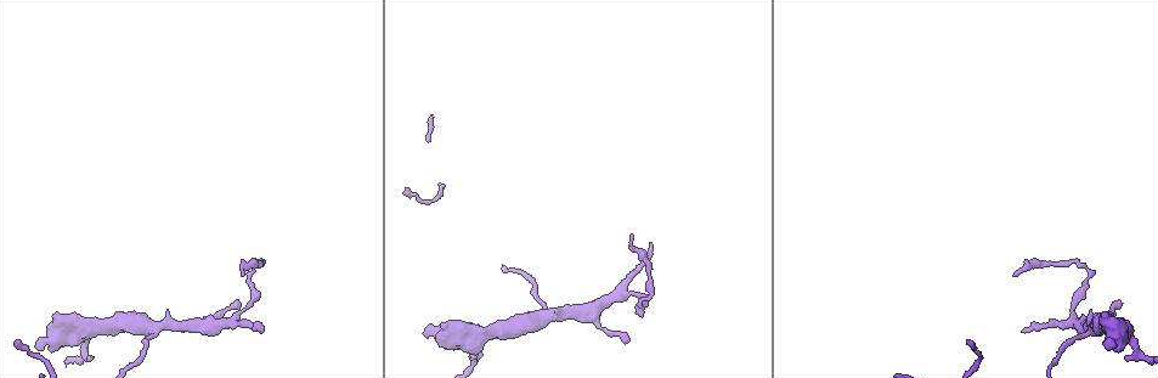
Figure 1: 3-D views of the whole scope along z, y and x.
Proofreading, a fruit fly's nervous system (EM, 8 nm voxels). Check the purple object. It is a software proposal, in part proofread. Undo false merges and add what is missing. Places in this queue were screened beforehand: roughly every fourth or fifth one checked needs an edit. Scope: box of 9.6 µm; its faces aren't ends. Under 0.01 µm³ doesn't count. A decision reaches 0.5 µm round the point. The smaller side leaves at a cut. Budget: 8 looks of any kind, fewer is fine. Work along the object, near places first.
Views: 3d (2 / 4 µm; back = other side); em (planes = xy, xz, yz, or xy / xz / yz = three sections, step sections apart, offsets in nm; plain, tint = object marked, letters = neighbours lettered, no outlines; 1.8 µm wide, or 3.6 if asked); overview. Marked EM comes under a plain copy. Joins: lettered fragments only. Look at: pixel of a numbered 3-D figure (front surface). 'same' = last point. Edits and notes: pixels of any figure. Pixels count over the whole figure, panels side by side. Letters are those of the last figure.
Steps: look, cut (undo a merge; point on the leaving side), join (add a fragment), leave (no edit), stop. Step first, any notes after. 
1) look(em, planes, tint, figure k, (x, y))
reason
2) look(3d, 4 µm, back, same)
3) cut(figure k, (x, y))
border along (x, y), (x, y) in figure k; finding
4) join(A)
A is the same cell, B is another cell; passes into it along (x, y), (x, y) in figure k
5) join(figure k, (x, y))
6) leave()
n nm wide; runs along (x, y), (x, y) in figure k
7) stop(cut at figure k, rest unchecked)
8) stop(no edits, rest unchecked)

look(3d, 4 µm, figure 1, (1118, 300))
tapers out

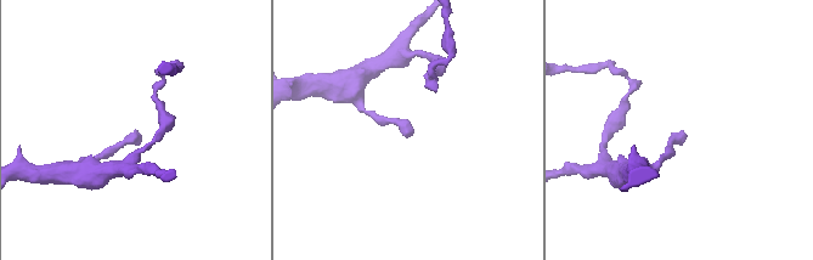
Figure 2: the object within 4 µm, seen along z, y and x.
look(em, xy, step 8, tint, figure 2, (405, 136))
need the tissue

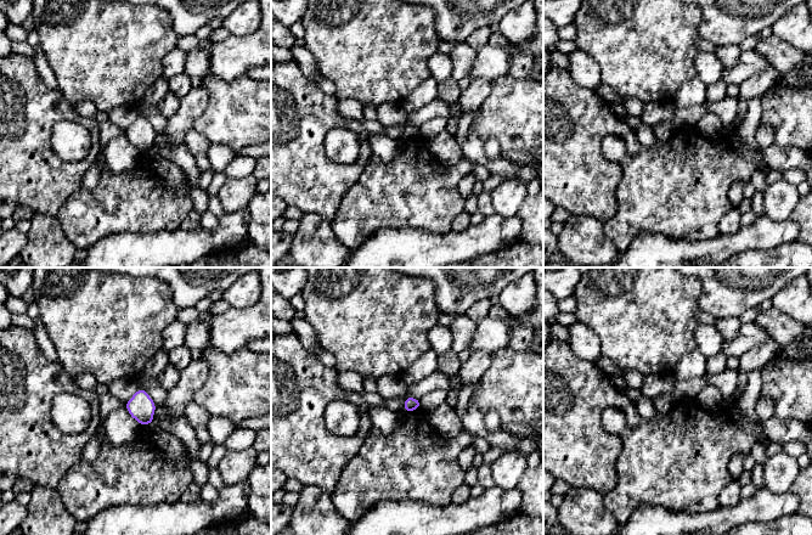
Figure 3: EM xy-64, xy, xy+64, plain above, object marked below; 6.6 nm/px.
look(em, xy, step 8, letters, same)

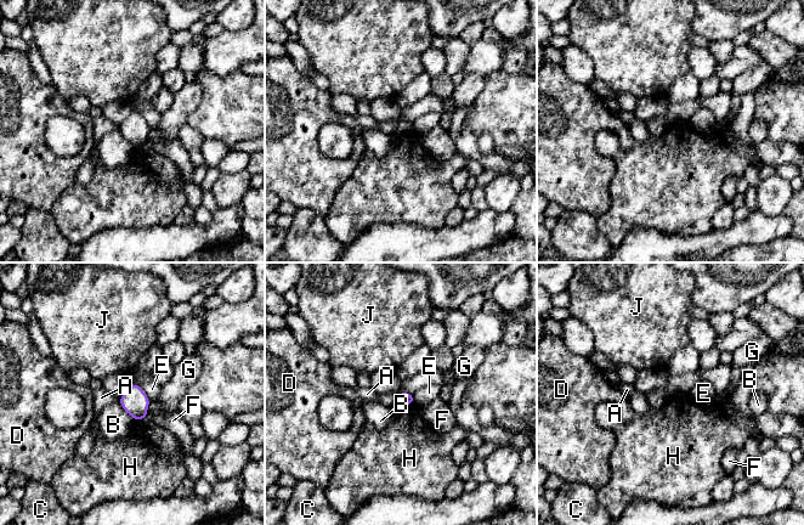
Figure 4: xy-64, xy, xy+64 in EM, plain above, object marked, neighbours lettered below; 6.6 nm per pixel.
leave()
A, B, C, D, E, F, G, H and J are other cells; no lettered fragment goes on from it

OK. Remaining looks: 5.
look(3d, 4 µm, figure 1, (632, 238))
branch stops here

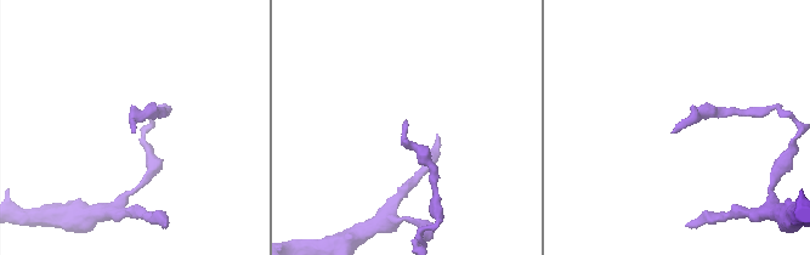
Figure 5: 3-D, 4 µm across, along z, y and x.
look(em, planes, letters, figure 5, (675, 129))

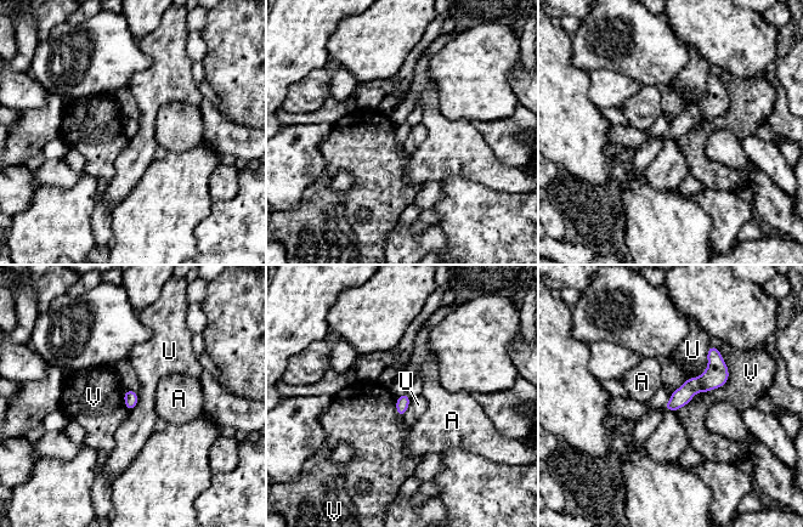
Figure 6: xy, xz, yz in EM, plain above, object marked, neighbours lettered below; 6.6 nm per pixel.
leave()
A, U and V are other cells; runs along (714, 350), (714, 368), (668, 407) in figure 6; no lettered fragment goes on from it

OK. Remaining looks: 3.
look(em, planes, letters, figure 1, (441, 323))
free end

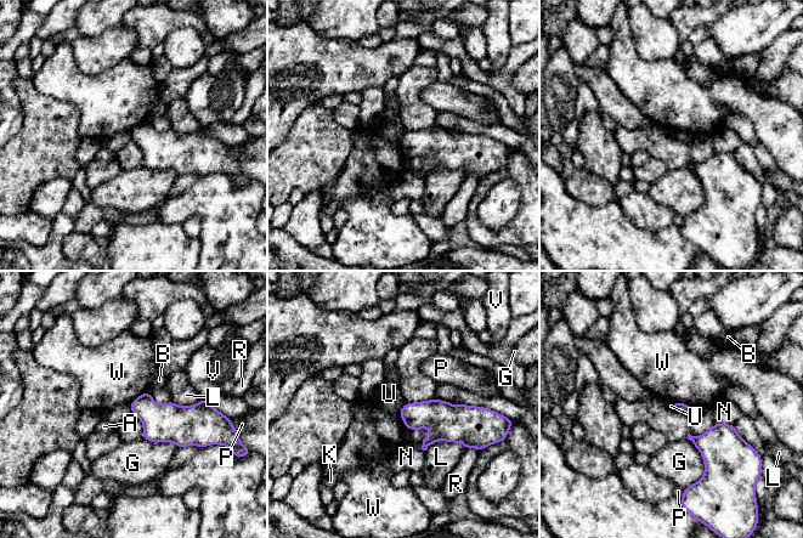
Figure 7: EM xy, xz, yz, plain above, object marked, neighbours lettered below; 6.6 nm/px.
leave()
G touches over 340 nm; A, B, G, K, L, N, P, R, U, V and W are other cells; border along (405, 403), (399, 412) in figure 7; no lettered fragment goes on from it

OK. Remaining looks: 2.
stop(no edits, rest unchecked)

